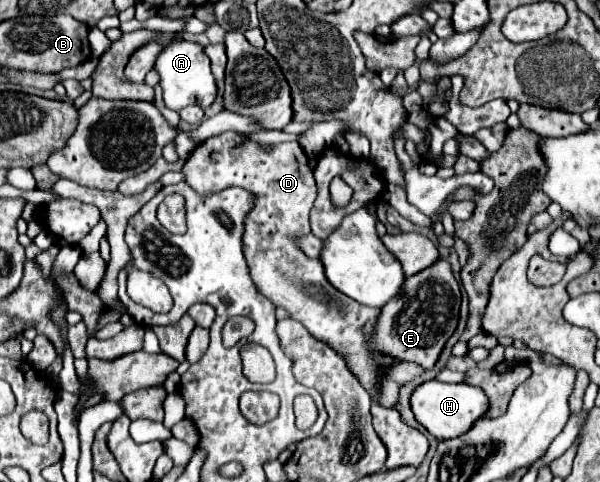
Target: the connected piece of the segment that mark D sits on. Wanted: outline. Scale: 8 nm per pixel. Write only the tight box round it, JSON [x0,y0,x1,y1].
[183,131,397,395]

